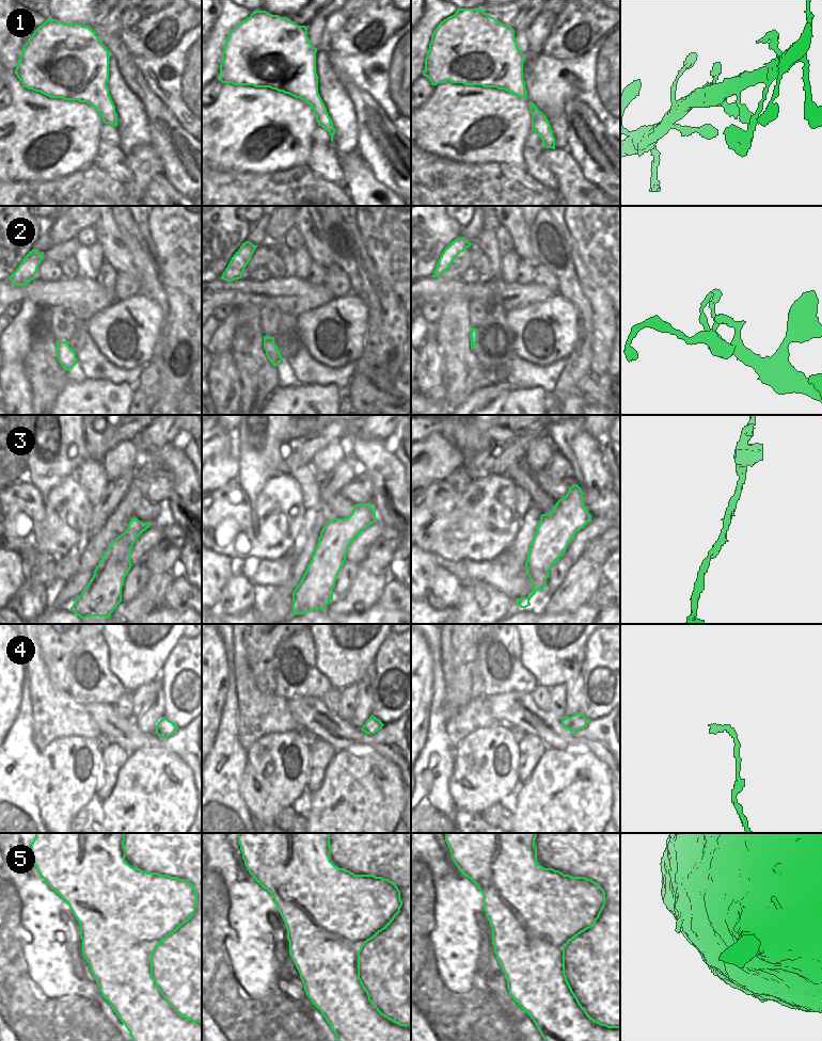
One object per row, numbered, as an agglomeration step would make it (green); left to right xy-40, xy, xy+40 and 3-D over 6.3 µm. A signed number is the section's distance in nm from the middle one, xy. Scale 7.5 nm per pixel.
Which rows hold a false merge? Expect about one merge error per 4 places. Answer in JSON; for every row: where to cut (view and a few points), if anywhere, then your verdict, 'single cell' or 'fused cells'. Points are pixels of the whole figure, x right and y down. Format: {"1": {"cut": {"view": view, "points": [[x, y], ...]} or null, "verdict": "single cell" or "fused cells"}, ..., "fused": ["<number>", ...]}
{"1": {"cut": null, "verdict": "single cell"}, "2": {"cut": null, "verdict": "single cell"}, "3": {"cut": null, "verdict": "single cell"}, "4": {"cut": null, "verdict": "single cell"}, "5": {"cut": null, "verdict": "single cell"}, "fused": []}

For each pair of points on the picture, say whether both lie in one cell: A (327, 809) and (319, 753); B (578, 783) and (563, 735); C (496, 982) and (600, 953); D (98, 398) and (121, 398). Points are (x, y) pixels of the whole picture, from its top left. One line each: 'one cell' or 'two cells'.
A: two cells
B: two cells
C: two cells
D: one cell

